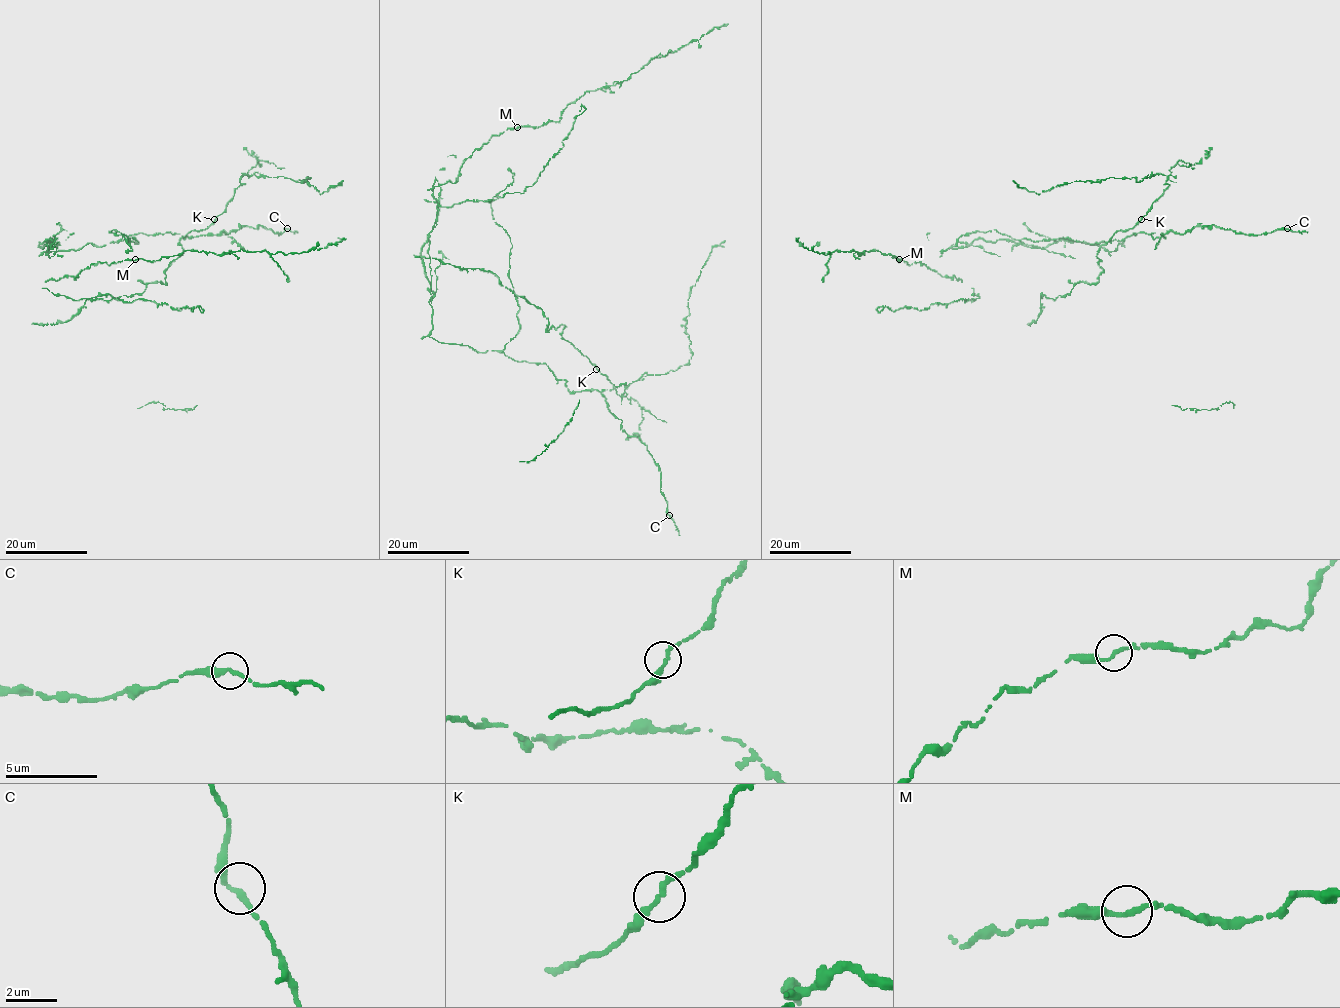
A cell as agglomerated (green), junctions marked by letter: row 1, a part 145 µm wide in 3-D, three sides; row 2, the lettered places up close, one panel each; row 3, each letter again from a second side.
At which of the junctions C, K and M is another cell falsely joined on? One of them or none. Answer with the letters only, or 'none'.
none

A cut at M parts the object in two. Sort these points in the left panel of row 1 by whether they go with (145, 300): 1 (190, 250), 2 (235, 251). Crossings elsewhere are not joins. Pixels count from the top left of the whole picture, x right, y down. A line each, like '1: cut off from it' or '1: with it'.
1: cut off from it
2: cut off from it

